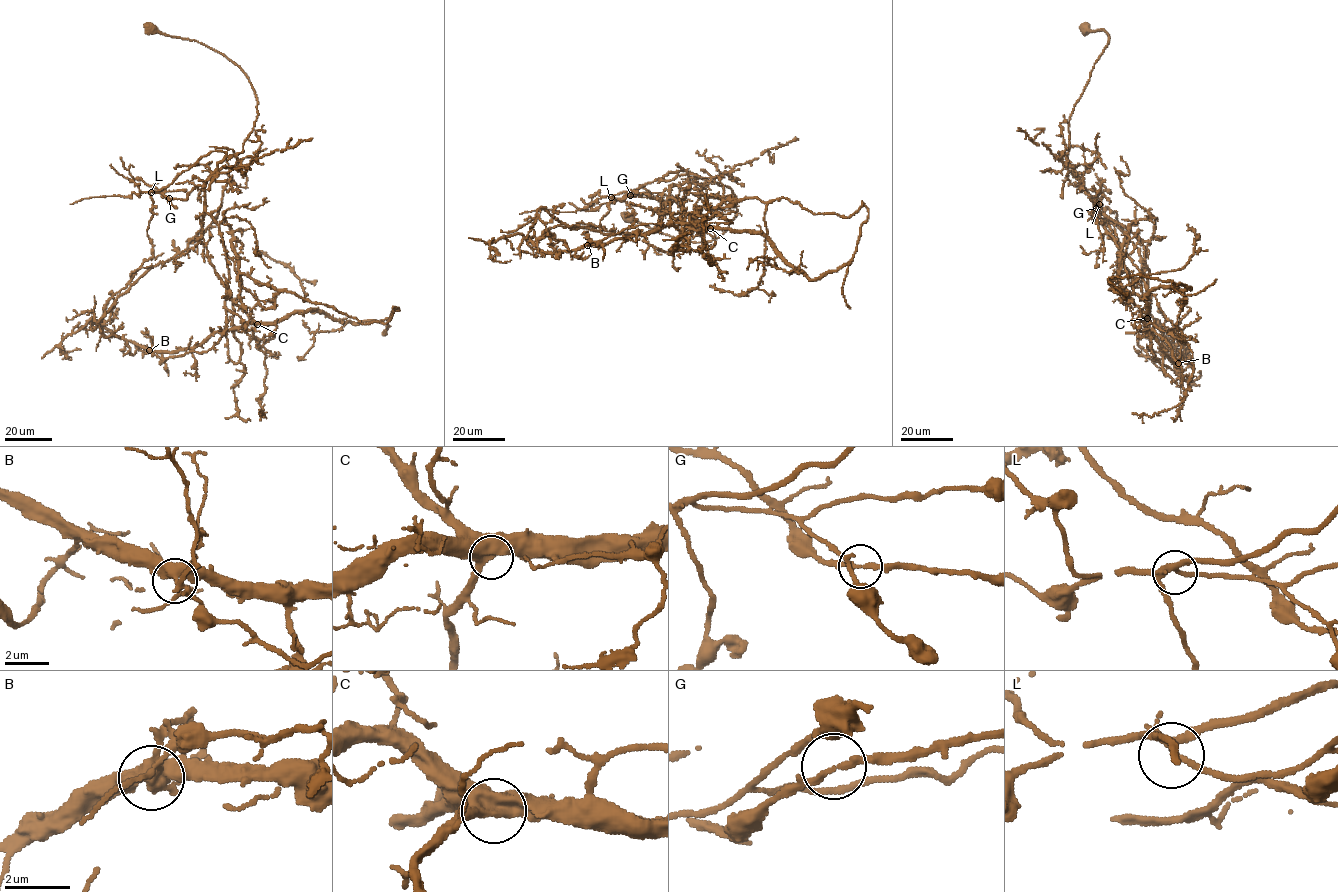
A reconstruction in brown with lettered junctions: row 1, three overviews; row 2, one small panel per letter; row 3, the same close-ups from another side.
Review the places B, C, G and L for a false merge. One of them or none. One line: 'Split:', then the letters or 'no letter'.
Split: B

